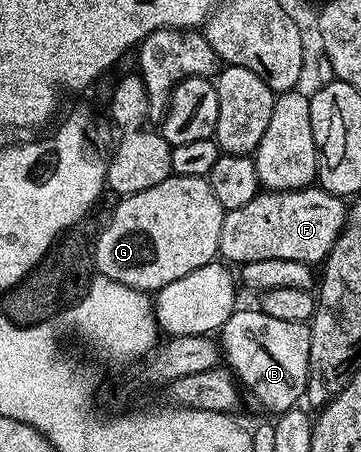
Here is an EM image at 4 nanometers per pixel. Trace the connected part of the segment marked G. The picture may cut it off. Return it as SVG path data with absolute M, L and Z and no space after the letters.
M171 175L163 183L155 183L155 187L147 187L147 191L130 193L118 201L121 202L114 207L105 230L97 241L95 237L95 269L100 276L132 289L156 291L175 283L175 279L183 279L183 275L191 275L195 267L203 267L218 256L219 231L227 211L215 199L215 191L211 191L206 178Z

